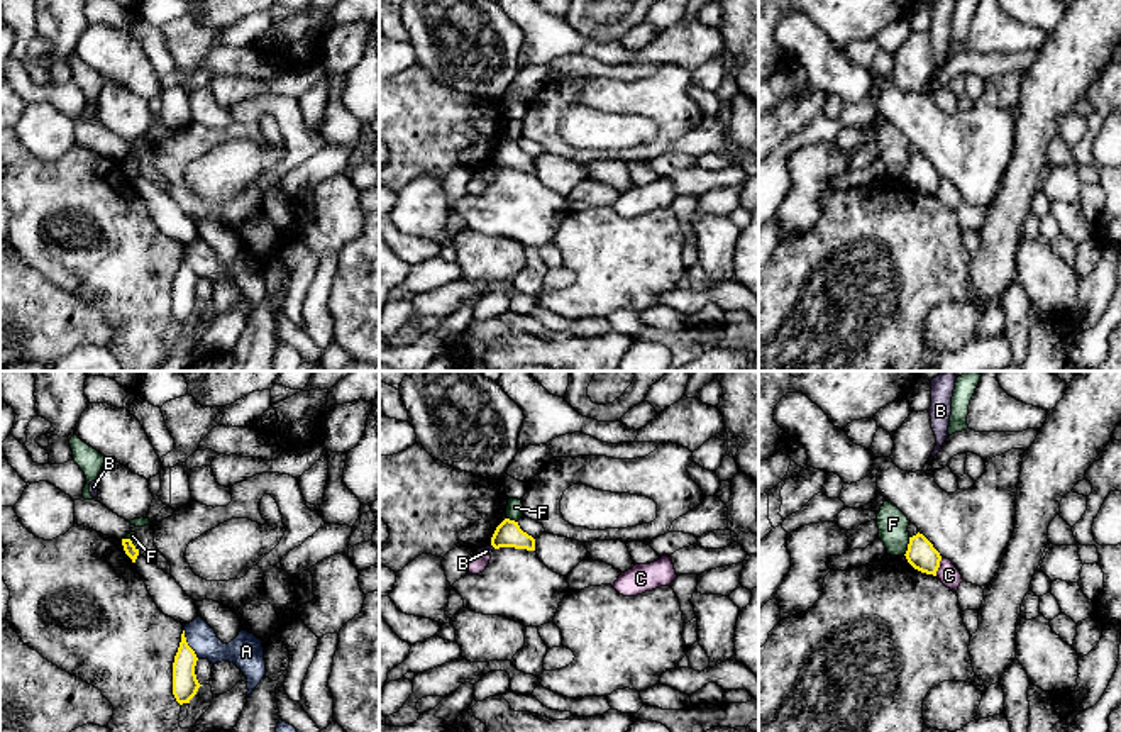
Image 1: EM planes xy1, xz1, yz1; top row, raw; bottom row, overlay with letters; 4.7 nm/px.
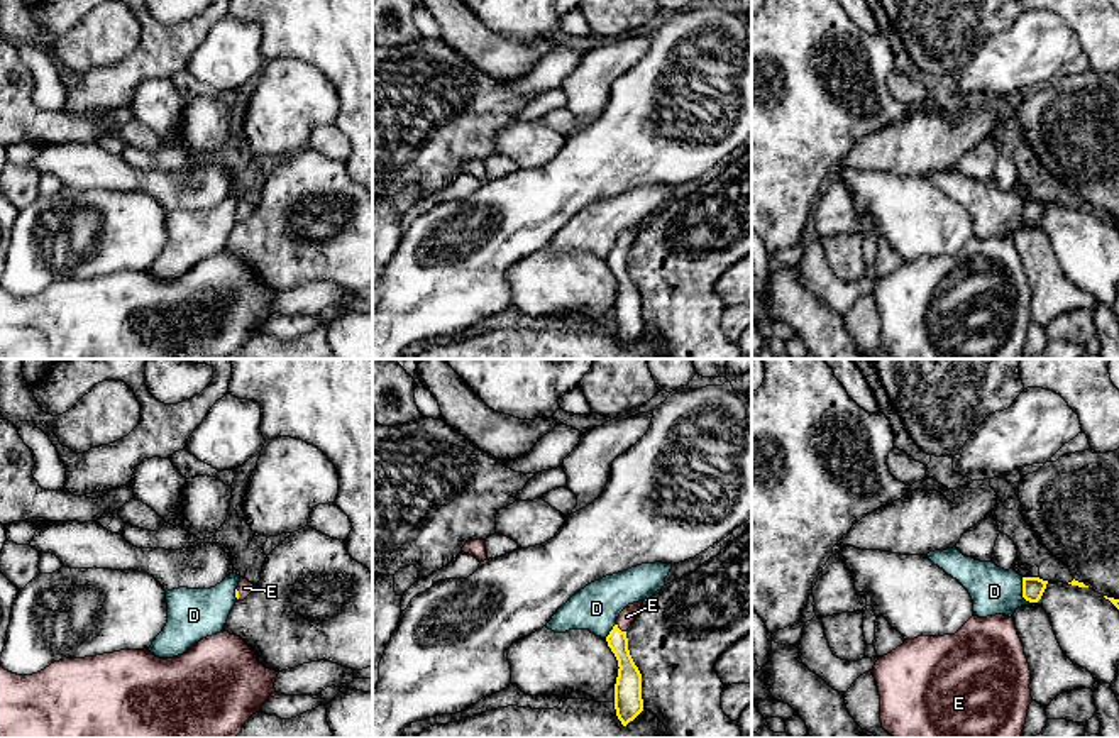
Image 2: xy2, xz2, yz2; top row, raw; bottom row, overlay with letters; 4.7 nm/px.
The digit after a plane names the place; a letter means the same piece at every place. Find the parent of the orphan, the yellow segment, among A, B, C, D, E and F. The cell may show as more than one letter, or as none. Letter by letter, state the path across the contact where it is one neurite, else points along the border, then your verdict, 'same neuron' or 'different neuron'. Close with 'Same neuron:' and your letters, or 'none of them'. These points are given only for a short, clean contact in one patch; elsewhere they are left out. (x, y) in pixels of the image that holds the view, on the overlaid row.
A: different neuron
B: along xz1 (490, 544), (495, 548) | different neuron
C: along yz1 (942, 558), (935, 575) | different neuron
D: along yz2 (1021, 578), (1021, 594), (1031, 603) | different neuron
E: across xz2 (628, 679), (618, 628), (627, 616) | same neuron
F: along yz1 (910, 537), (905, 554) | different neuron
Same neuron: E

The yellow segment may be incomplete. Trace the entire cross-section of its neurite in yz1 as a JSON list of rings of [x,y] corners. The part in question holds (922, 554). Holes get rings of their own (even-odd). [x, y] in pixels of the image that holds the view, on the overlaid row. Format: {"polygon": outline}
{"polygon": [[[923,534],[909,537],[904,556],[914,569],[936,576],[942,556]]]}

